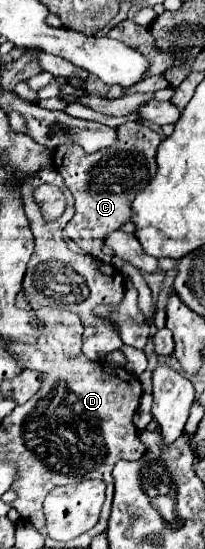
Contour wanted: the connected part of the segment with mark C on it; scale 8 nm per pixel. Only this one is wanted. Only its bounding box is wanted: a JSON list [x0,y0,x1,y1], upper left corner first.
[53,121,161,239]

